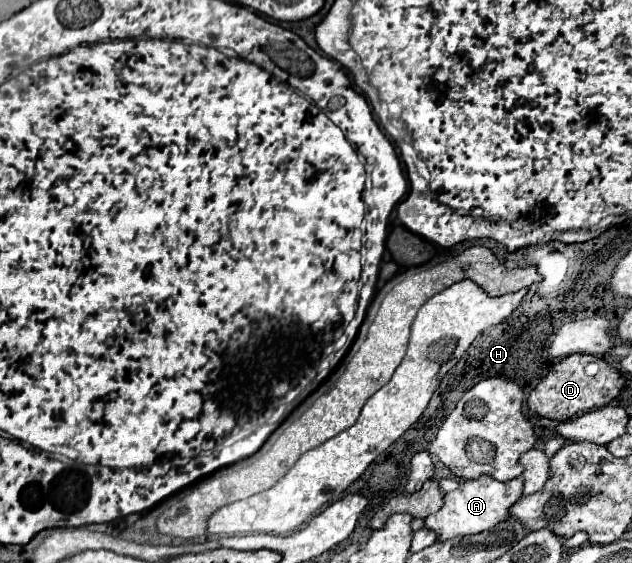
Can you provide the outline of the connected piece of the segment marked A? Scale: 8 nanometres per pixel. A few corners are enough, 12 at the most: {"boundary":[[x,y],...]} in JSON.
{"boundary":[[521,477],[461,481],[425,517],[437,541],[493,529],[521,497]]}

